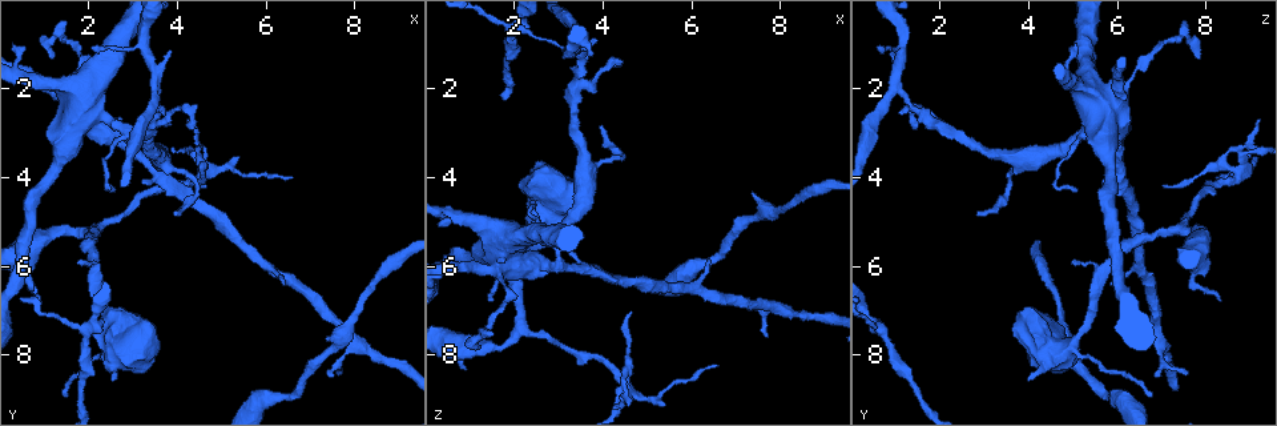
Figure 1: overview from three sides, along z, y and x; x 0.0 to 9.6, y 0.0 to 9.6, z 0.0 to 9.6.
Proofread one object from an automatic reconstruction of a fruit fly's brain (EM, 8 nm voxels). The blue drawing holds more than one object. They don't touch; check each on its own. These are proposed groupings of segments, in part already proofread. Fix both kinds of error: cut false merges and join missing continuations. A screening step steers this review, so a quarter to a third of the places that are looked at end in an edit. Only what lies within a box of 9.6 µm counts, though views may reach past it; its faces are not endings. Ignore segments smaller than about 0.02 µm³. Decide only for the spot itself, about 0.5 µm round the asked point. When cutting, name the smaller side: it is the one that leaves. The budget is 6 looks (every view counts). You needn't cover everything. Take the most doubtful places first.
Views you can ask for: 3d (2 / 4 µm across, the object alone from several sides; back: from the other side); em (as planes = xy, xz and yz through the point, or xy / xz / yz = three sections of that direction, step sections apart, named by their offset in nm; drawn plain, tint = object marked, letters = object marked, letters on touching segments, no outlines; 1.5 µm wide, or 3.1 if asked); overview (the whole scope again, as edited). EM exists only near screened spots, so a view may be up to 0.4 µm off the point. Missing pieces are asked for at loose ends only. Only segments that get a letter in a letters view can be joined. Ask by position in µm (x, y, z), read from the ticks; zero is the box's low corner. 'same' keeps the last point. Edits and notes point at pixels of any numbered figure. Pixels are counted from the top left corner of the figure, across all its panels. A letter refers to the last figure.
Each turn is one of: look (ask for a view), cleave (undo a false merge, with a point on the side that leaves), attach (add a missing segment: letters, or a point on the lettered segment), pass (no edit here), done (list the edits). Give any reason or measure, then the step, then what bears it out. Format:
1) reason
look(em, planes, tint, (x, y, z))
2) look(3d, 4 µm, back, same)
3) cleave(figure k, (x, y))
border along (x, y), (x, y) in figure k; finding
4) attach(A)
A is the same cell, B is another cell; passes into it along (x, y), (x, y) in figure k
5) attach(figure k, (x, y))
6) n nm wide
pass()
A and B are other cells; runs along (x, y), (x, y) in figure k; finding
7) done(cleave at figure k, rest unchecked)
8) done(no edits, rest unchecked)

free end
look(em, xz, step 8, letters, (2.05, 1.05, 0.65))

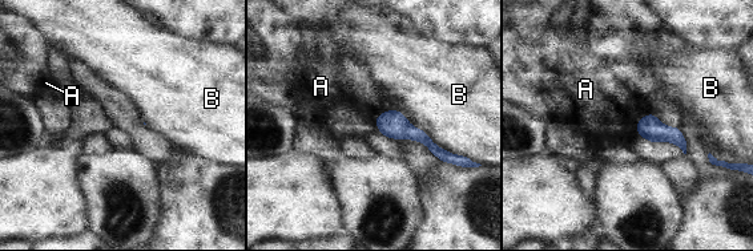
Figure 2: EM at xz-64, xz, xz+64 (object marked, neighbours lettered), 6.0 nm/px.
pass()
A and B are other cells; border along (651, 112), (637, 122), (637, 134) in figure 2; no lettered segment goes on from it

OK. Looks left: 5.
calibre changes
look(em, planes, tint, (1.65, 2.35, 5.95))

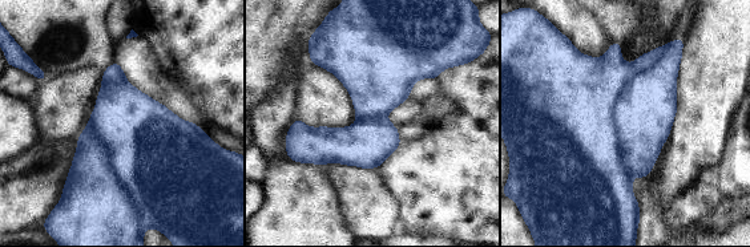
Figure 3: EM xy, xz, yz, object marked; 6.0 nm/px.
look(em, planes, letters, same)

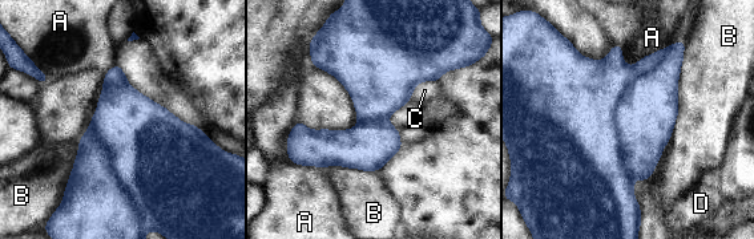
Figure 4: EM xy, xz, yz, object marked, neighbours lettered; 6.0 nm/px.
cleave(figure 4, (646, 113))
A, B, C and D are other cells; border along (674, 45), (617, 108), (633, 177) in figure 4; a second neuron is stuck on

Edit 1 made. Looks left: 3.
an open end
look(em, planes, letters, (2.55, 8.55, 3.95))

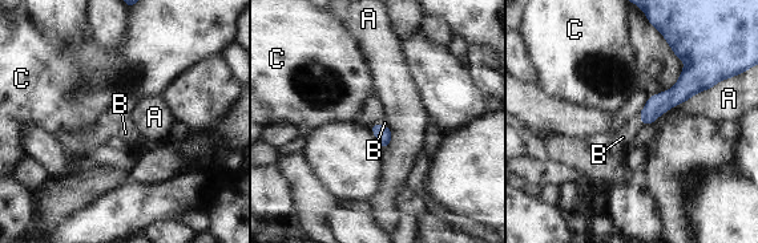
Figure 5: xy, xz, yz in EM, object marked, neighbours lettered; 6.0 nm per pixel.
attach(B)
B is the same cell, A and C are other cells; it goes on there

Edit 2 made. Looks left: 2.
done(cleave at figure 4, attach at figure 5, rest unchecked)

